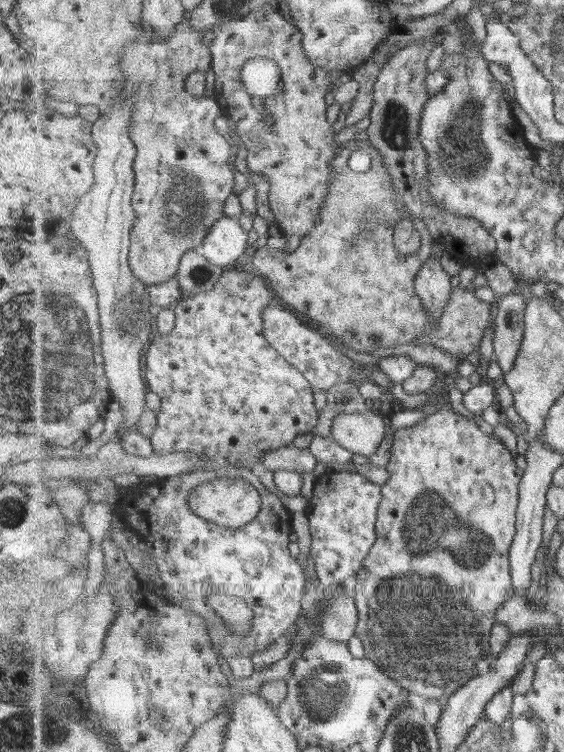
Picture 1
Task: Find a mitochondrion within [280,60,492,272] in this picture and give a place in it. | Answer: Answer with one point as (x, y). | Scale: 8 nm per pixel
(396, 134)

